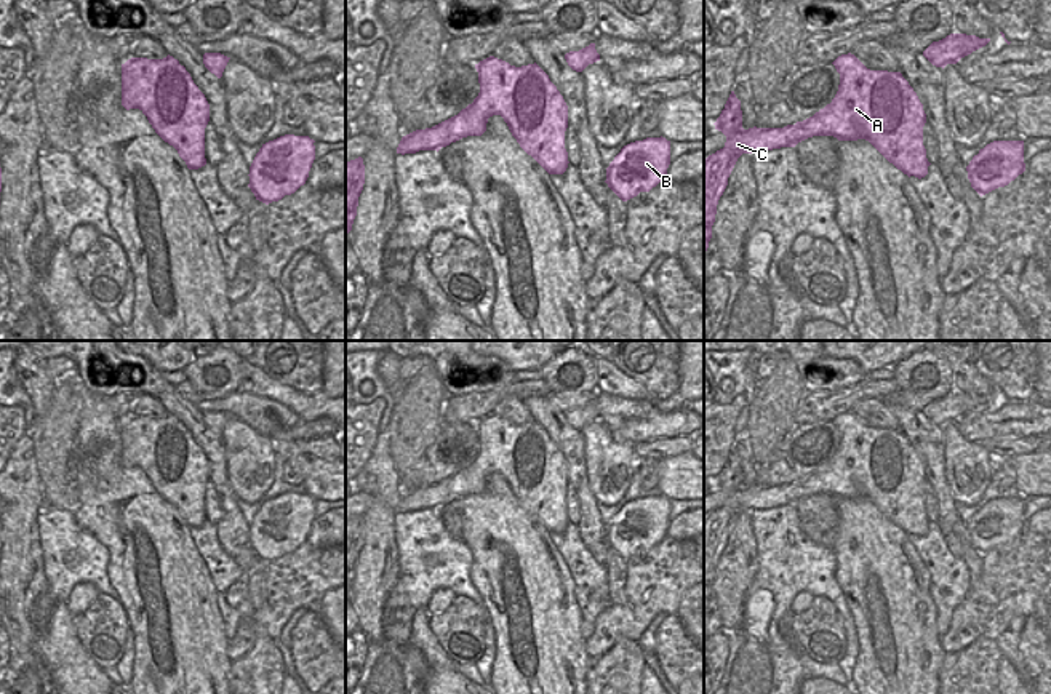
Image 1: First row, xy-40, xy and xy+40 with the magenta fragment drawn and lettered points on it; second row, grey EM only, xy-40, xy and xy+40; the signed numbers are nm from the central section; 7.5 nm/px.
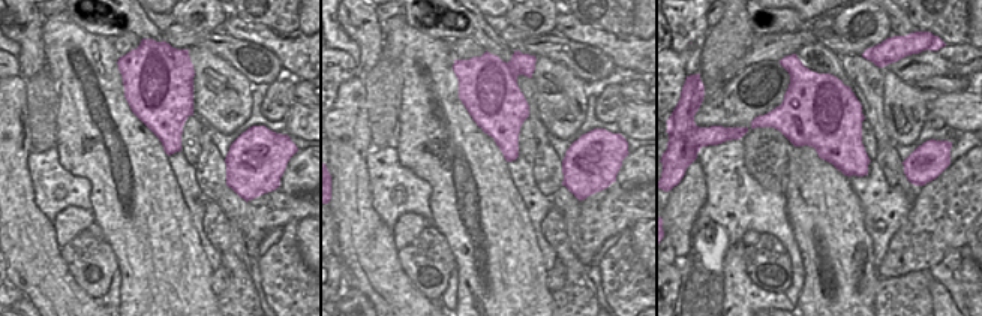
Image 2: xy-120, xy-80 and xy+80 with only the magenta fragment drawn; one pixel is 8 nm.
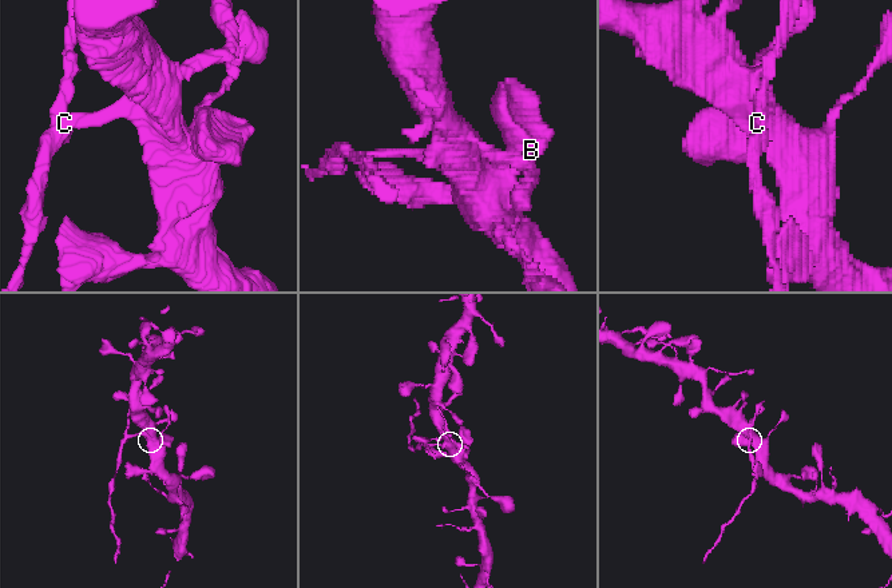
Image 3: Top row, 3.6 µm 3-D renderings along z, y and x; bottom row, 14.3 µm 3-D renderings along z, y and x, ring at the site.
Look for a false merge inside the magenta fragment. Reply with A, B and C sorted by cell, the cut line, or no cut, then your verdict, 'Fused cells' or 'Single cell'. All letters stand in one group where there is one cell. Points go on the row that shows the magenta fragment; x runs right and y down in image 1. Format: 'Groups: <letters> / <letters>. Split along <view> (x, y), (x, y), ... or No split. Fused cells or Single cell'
Groups: A B / C. Split along xy (439, 123), (451, 141). Fused cells.

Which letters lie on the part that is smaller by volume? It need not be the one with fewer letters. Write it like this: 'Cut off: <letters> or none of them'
Cut off: C

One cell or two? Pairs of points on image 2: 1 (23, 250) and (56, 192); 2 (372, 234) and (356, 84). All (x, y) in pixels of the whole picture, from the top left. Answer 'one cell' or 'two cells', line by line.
1: two cells
2: one cell

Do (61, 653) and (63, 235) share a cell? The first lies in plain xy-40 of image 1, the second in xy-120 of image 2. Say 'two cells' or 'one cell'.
two cells

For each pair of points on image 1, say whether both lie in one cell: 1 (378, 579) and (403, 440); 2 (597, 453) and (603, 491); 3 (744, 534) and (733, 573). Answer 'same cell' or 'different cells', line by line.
1: different cells
2: same cell
3: same cell

